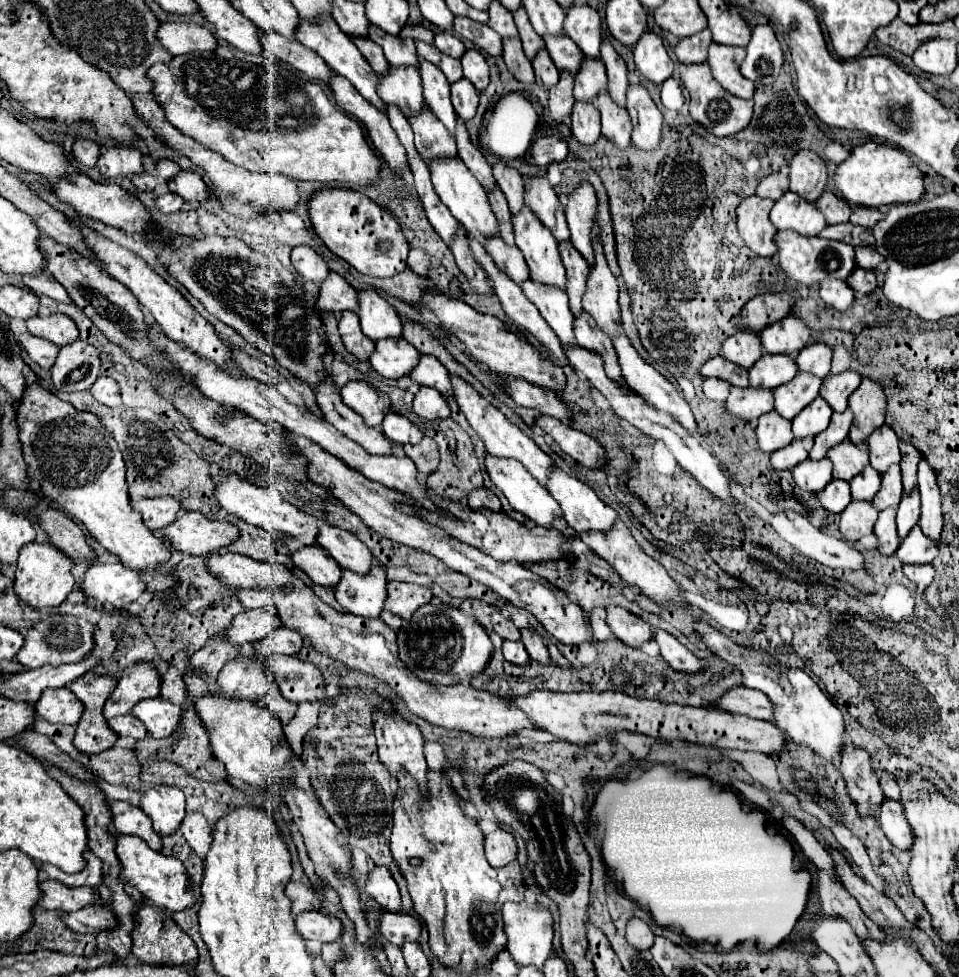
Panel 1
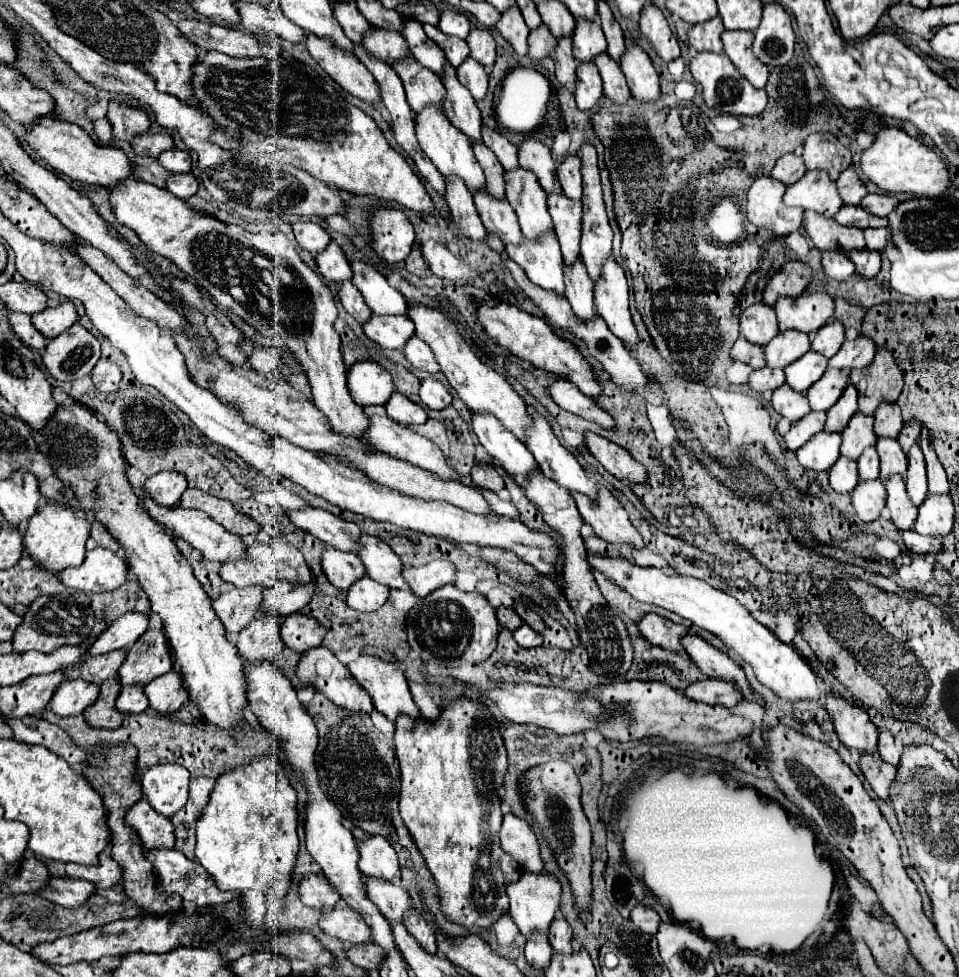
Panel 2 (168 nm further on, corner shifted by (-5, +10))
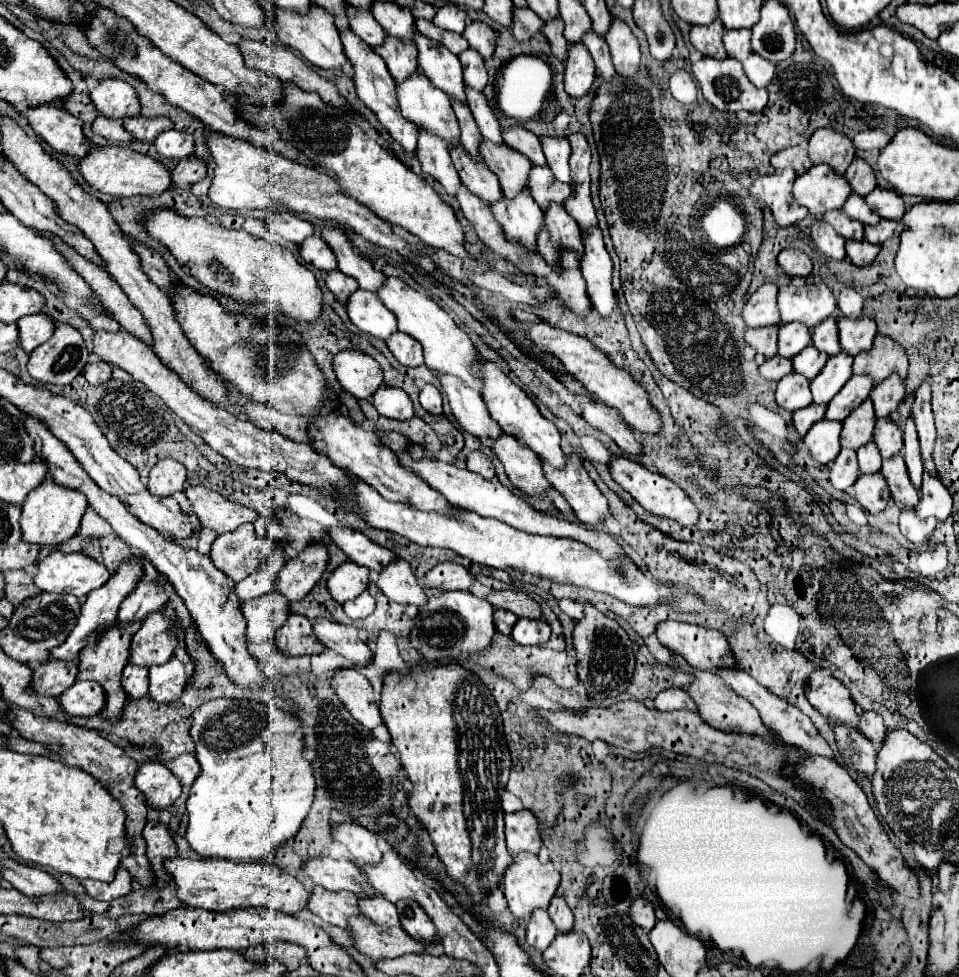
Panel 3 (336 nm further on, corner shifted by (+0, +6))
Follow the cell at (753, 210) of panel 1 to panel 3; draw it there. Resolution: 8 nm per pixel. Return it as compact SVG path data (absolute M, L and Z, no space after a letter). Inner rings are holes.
M784 169L756 179L750 187L750 193L772 211L780 225L794 225L808 215L808 209L792 199L794 179L796 171Z

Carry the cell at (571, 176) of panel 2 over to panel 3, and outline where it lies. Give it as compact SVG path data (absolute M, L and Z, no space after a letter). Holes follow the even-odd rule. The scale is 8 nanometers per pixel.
M544 135L540 141L542 141L548 167L552 169L556 179L570 183L570 167L568 167L570 143L568 139L564 135Z

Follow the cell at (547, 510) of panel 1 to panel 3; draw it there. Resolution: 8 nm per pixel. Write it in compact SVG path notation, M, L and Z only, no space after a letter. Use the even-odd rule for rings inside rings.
M436 373L440 379L440 385L444 393L448 395L450 409L460 423L460 427L472 435L496 439L496 435L502 433L500 425L488 415L488 409L484 407L484 401L480 399L480 393L470 389L462 379L446 373Z

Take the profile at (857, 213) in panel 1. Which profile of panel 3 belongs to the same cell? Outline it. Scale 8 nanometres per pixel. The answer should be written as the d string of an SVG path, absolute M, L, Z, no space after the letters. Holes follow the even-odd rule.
M876 187L866 197L866 201L882 219L900 219L900 215L904 215L904 211L906 211L902 197L892 189Z

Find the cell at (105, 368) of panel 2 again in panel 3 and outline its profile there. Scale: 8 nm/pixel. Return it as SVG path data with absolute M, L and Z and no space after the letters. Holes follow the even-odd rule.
M94 361L94 363L86 363L84 367L84 377L88 379L88 383L96 385L96 383L106 383L108 377L112 377L112 365L104 363L104 361Z

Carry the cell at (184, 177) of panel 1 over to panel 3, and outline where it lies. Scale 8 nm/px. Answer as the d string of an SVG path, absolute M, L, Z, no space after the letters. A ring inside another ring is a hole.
M164 131L154 139L154 145L162 157L170 157L174 161L194 153L194 137L186 131Z

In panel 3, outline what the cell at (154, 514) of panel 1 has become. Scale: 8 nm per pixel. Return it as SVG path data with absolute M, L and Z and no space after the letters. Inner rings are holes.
M162 459L150 471L148 489L158 497L170 497L172 493L182 491L184 481L186 481L186 467L174 459Z

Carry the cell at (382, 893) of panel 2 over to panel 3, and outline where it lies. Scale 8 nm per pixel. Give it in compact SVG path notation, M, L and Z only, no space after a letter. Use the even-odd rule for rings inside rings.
M314 857L302 865L302 873L328 891L350 891L360 897L374 895L372 887L360 873L360 867L348 859L332 859L332 857Z

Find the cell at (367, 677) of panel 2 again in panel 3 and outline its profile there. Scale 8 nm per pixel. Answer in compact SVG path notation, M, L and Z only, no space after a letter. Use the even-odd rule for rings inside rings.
M316 619L314 633L328 649L344 655L354 665L362 665L372 657L370 649L360 639L360 629L356 627L346 627L332 619Z

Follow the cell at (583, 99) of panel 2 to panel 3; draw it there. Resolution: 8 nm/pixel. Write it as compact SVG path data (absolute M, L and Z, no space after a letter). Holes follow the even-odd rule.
M572 43L566 55L566 69L564 69L564 85L566 93L574 99L584 97L594 81L594 59L584 43Z

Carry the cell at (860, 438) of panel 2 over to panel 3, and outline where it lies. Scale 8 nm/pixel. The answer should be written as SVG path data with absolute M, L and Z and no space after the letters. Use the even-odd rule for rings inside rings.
M866 399L866 401L862 401L862 405L858 409L854 409L844 419L844 429L842 429L842 437L840 437L842 447L848 447L848 449L856 451L864 443L872 441L874 425L876 425L874 407L872 407L872 401Z

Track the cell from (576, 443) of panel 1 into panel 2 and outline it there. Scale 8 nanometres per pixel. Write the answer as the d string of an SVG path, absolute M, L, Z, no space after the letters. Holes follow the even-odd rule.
M587 431L585 433L585 445L589 449L589 453L609 471L613 473L617 479L629 479L633 483L645 483L647 481L647 473L643 469L643 465L639 465L623 447L619 447L617 443Z

